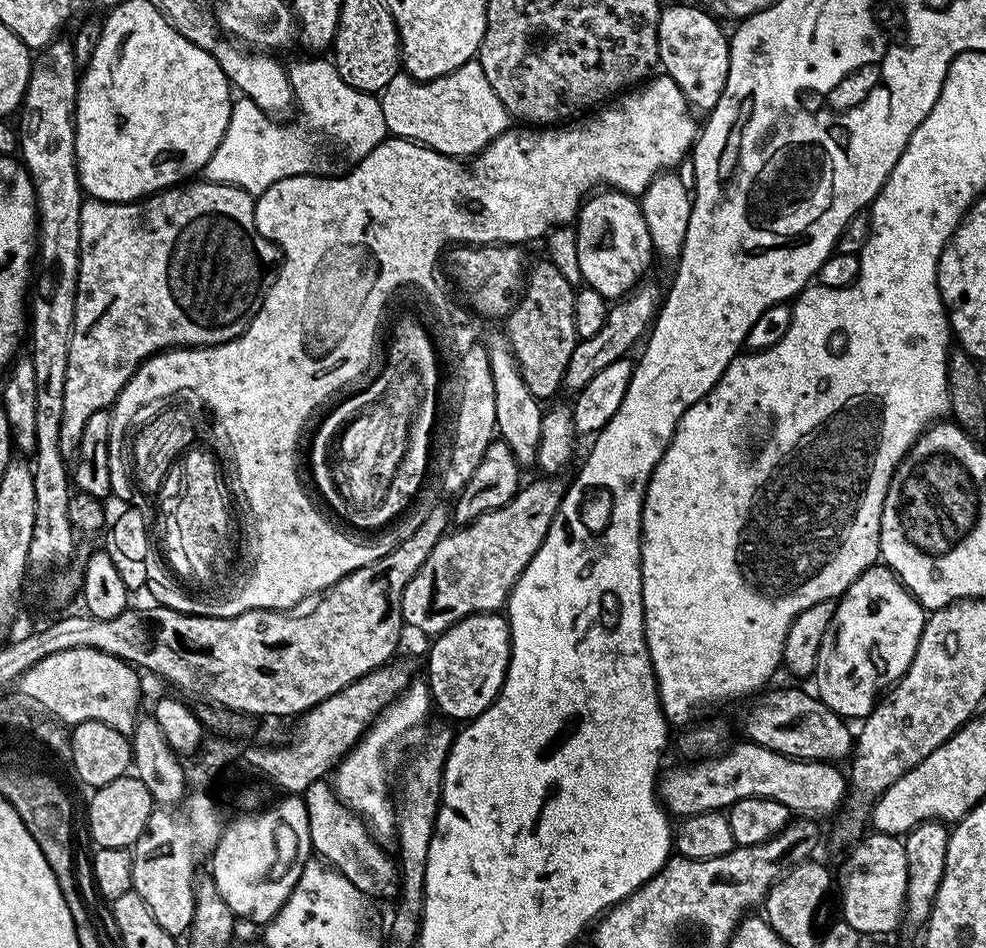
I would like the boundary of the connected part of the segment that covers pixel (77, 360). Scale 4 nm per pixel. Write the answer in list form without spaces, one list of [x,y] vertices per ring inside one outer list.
[[[181,182],[170,188],[163,188],[161,192],[153,192],[144,197],[142,200],[130,200],[126,204],[109,204],[106,200],[93,200],[91,198],[84,201],[84,222],[80,233],[80,273],[78,274],[78,290],[76,291],[76,305],[74,306],[74,326],[70,334],[70,362],[66,366],[66,394],[62,405],[62,430],[58,434],[58,446],[62,450],[65,458],[75,457],[80,450],[80,439],[82,438],[82,430],[86,430],[86,422],[90,422],[90,418],[94,414],[111,409],[116,403],[118,394],[126,386],[126,382],[130,382],[130,378],[138,370],[138,366],[144,360],[155,356],[157,352],[167,352],[169,348],[213,348],[215,344],[225,344],[234,338],[241,336],[250,326],[250,322],[258,314],[258,310],[262,306],[262,302],[266,298],[266,294],[270,290],[270,286],[274,286],[276,281],[276,273],[280,270],[282,263],[282,253],[271,240],[267,240],[258,230],[258,226],[254,222],[254,210],[256,202],[253,193],[243,192],[240,188],[235,188],[229,184],[213,184],[211,182],[203,182],[204,184],[192,184],[196,182]]]

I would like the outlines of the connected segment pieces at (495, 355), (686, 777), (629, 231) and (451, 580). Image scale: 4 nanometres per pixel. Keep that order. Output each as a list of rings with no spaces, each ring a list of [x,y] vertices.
[[[503,343],[491,345],[488,348],[490,358],[490,374],[494,378],[494,414],[496,415],[496,431],[499,439],[510,446],[516,461],[521,466],[532,466],[536,463],[538,442],[542,438],[542,411],[541,401],[530,394],[526,382],[522,382],[522,374],[516,359]]]
[[[743,743],[733,748],[725,747],[719,754],[709,754],[688,763],[692,765],[680,764],[668,773],[665,771],[658,780],[658,795],[663,807],[673,817],[683,818],[727,810],[742,802],[742,798],[757,796],[782,802],[789,813],[796,815],[797,812],[800,815],[797,817],[808,818],[804,816],[828,816],[845,803],[846,776],[836,769],[839,767],[835,763],[791,760],[761,744]]]
[[[600,190],[589,195],[580,205],[574,227],[578,268],[581,281],[587,287],[615,302],[645,279],[647,272],[644,271],[651,266],[654,251],[640,205],[633,197],[615,190]]]
[[[560,478],[540,479],[544,480],[527,481],[506,506],[457,527],[457,532],[444,533],[400,595],[398,607],[409,629],[417,628],[436,638],[467,616],[499,613],[507,605],[522,570],[538,554],[566,491]]]

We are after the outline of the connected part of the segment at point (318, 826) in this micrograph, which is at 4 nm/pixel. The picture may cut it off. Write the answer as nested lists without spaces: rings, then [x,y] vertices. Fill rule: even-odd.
[[[327,779],[314,782],[302,793],[309,814],[311,851],[347,878],[365,897],[392,896],[398,892],[398,864],[383,852],[363,820],[336,797]]]

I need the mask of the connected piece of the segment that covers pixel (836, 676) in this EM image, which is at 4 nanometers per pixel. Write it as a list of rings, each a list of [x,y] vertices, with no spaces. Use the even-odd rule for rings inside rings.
[[[880,562],[867,568],[836,600],[830,630],[826,630],[818,650],[815,695],[849,721],[870,715],[882,693],[906,674],[914,650],[918,650],[925,619],[926,609],[912,597],[895,572]]]

